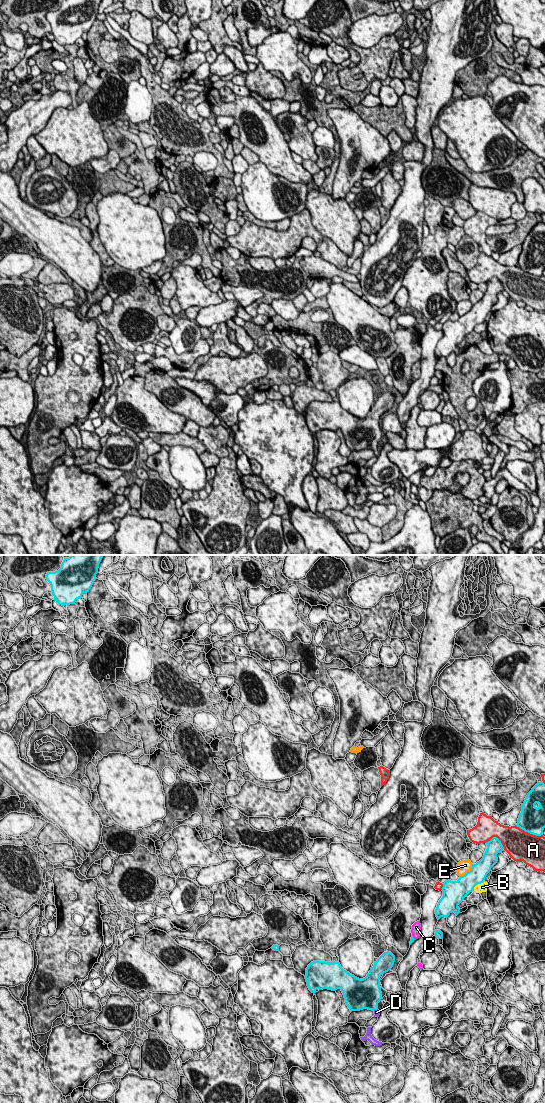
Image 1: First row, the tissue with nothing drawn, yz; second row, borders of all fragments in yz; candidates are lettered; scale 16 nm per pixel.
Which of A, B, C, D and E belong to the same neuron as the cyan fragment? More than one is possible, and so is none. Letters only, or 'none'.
D

